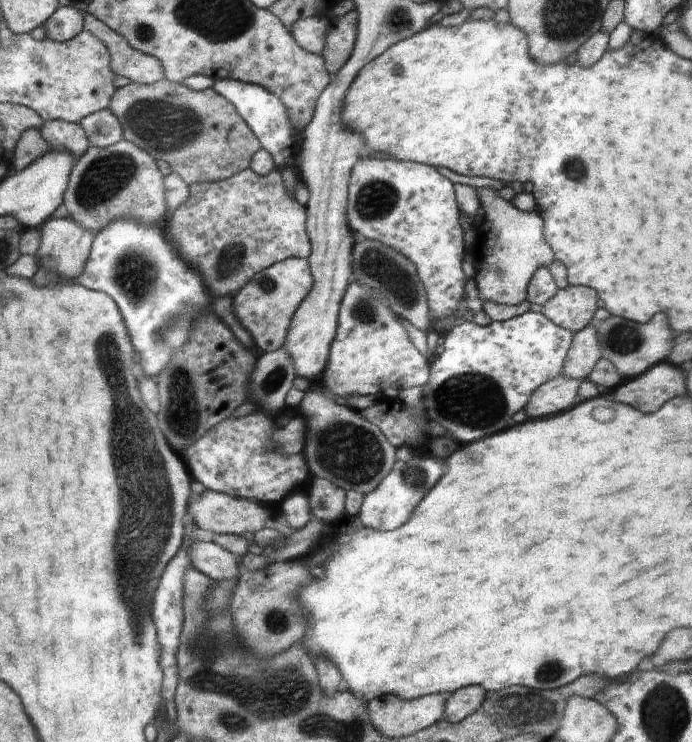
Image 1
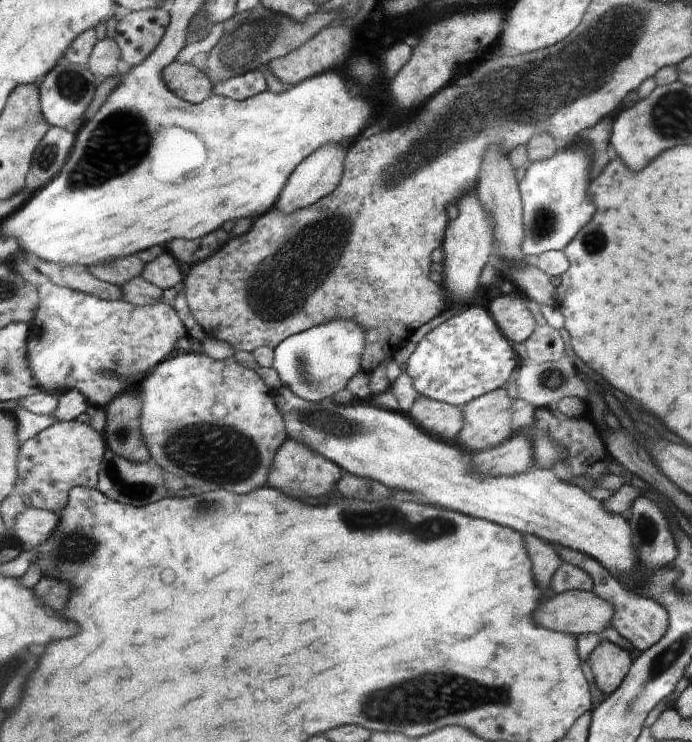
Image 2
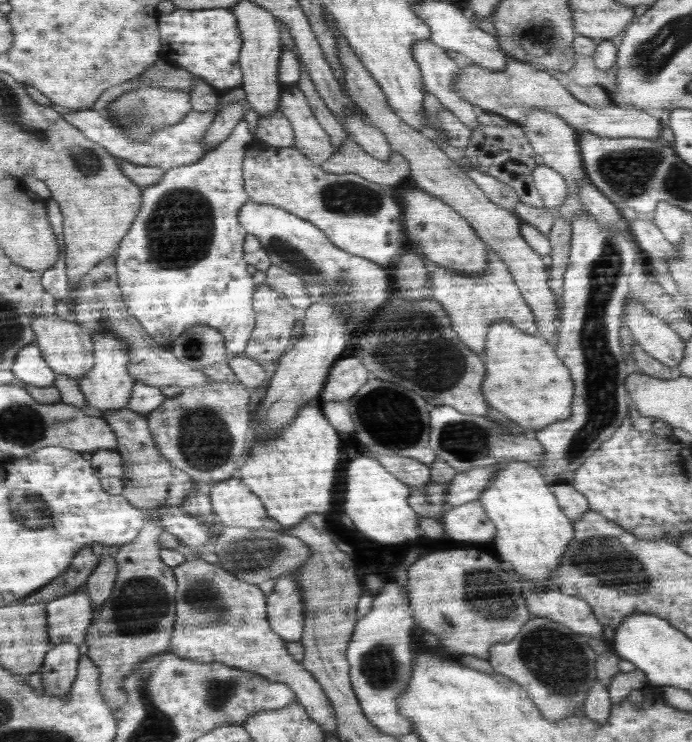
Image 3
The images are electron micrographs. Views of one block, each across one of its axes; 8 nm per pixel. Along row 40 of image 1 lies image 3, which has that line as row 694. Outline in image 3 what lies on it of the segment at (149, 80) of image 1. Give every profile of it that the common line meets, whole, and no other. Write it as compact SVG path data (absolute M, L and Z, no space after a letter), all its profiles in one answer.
M146 524L145 529L140 532L140 536L127 546L120 546L115 560L118 564L116 584L108 601L105 602L98 614L98 618L92 620L88 628L89 646L85 654L99 670L100 691L113 711L121 709L128 700L123 681L125 677L133 672L134 668L147 658L155 654L162 654L169 650L173 632L176 628L176 592L177 579L173 573L173 568L167 566L162 560L160 550L162 546L158 544L166 530L162 530L161 524Z

